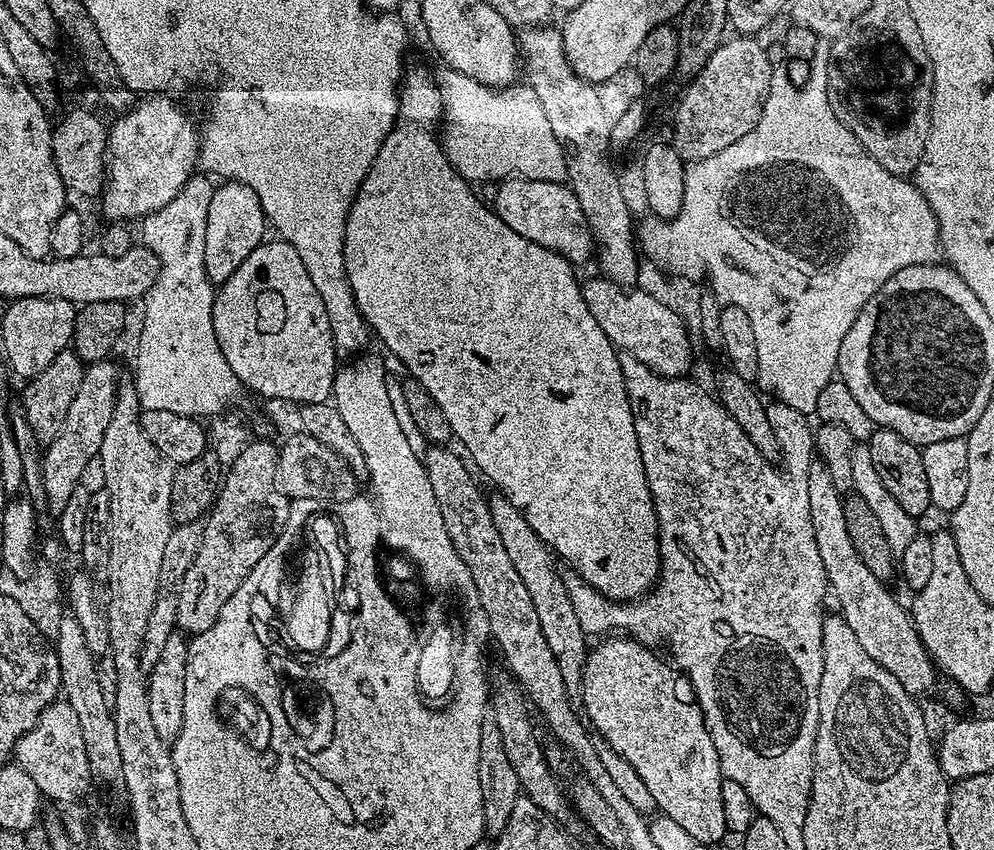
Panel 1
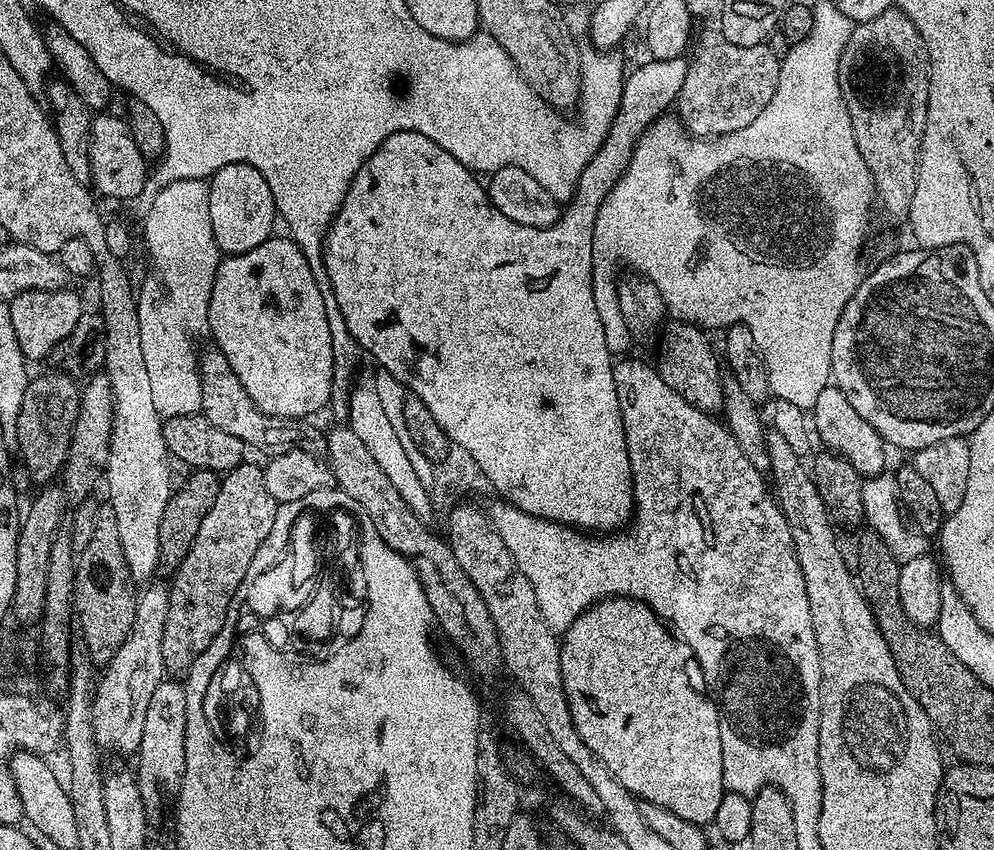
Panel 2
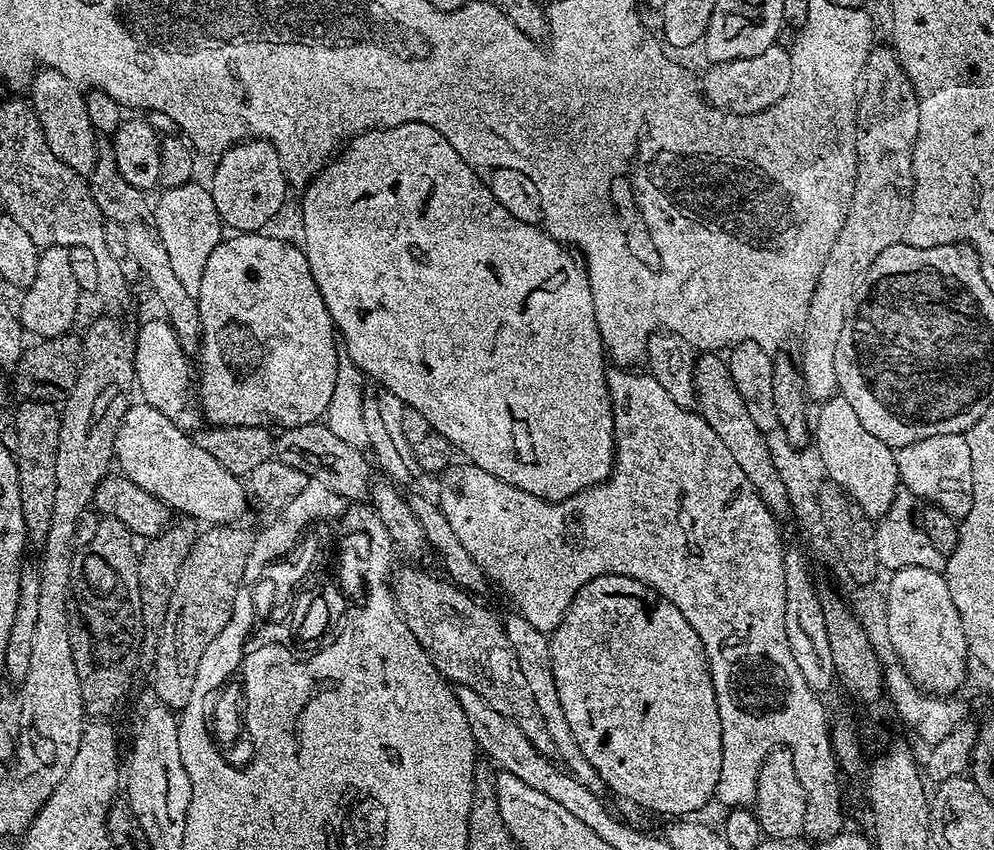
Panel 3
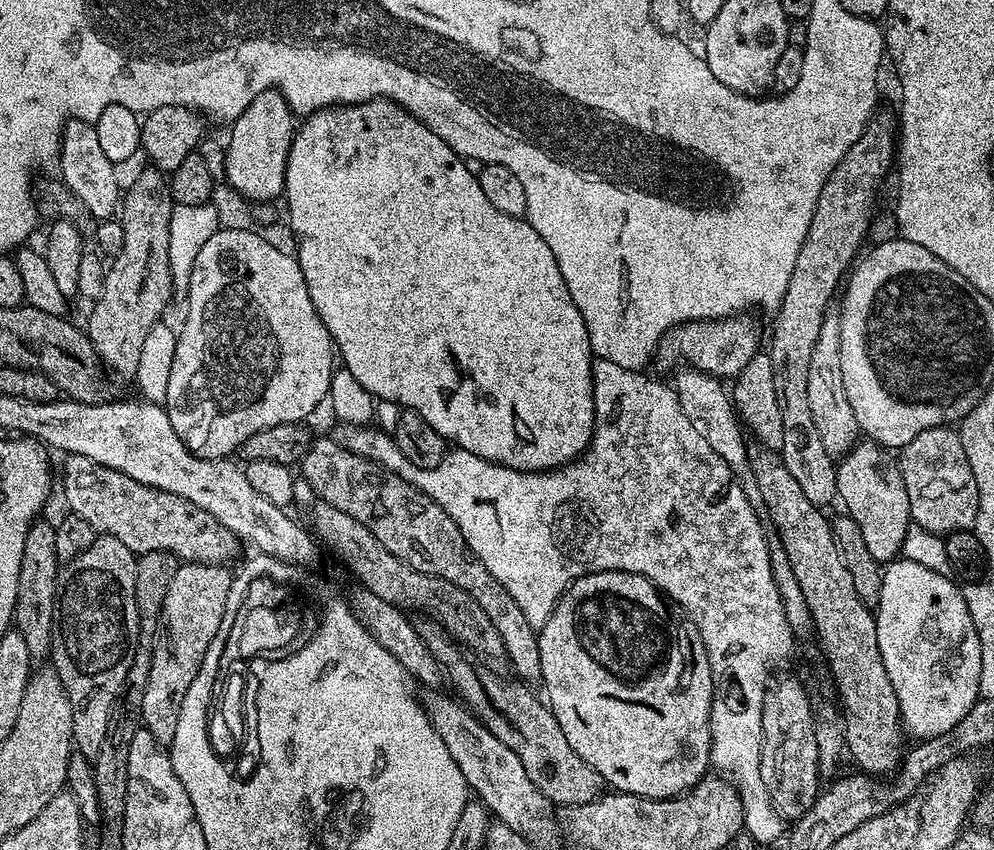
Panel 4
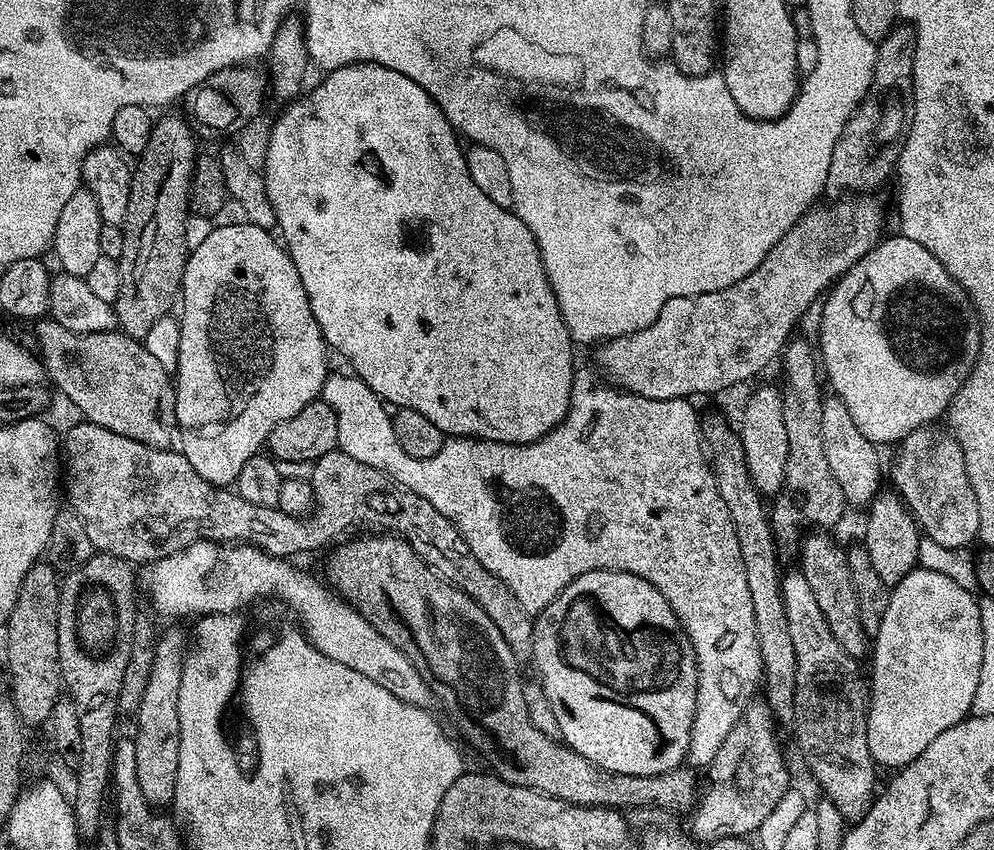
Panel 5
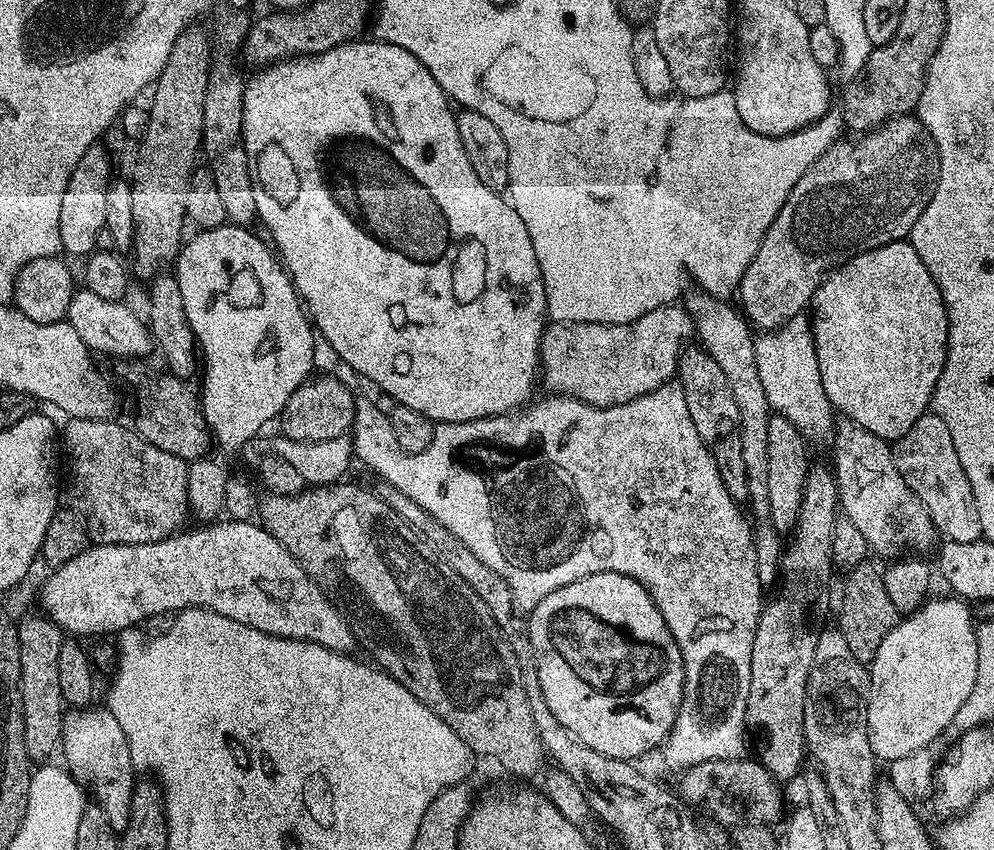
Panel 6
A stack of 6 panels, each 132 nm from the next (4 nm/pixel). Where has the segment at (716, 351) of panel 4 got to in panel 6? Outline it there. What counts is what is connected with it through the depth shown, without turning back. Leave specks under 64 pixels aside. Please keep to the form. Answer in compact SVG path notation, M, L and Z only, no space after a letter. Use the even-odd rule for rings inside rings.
M912 114L895 116L863 133L856 141L841 138L832 144L830 150L826 150L826 154L822 154L822 158L818 158L802 178L798 178L782 210L778 210L774 222L770 222L770 230L766 230L756 257L740 280L739 307L748 324L756 330L783 329L780 327L791 316L811 305L816 287L833 268L840 267L845 260L860 252L911 237L914 222L918 222L918 214L926 210L926 202L930 202L932 189L936 187L937 167L922 125ZM673 302L670 304L663 304L658 310L650 310L646 314L642 314L642 318L638 318L634 322L626 322L625 324L595 324L594 322L582 322L581 324L557 324L555 322L549 323L544 329L542 338L540 339L540 366L542 369L542 384L548 387L549 393L557 396L573 396L576 400L586 402L595 408L609 408L615 404L625 404L634 398L638 398L647 392L658 390L664 384L669 383L677 375L680 366L680 353L682 345L685 342L691 341L694 336L694 325L692 319L688 316L683 306L679 303Z

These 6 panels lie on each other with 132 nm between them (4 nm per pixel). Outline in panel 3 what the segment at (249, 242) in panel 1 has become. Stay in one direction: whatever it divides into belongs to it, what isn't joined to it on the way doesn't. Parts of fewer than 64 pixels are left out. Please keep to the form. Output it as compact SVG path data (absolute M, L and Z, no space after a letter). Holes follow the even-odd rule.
M246 140L219 153L210 191L225 229L236 234L260 232L284 208L290 185L282 170L278 150L269 140Z

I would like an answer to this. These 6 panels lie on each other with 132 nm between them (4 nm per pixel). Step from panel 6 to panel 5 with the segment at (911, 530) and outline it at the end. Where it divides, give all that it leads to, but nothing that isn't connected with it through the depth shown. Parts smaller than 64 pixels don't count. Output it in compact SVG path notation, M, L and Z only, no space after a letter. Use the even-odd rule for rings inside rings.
M835 394L825 395L822 402L822 446L826 446L826 462L830 462L830 470L834 470L834 478L838 478L838 486L842 486L842 494L849 505L871 504L876 493L881 491L880 456L877 445L870 443L866 434L854 426L854 418L850 418L850 410L846 410L846 402Z

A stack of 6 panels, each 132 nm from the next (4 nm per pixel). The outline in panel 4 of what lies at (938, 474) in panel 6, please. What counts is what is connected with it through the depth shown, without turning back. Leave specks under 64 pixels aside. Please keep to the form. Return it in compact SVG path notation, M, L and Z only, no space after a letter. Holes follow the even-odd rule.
M955 427L922 430L899 453L898 463L902 482L906 482L906 494L910 494L913 525L937 534L975 529L978 482L974 482L974 470L970 470L966 450L962 450L962 438Z

